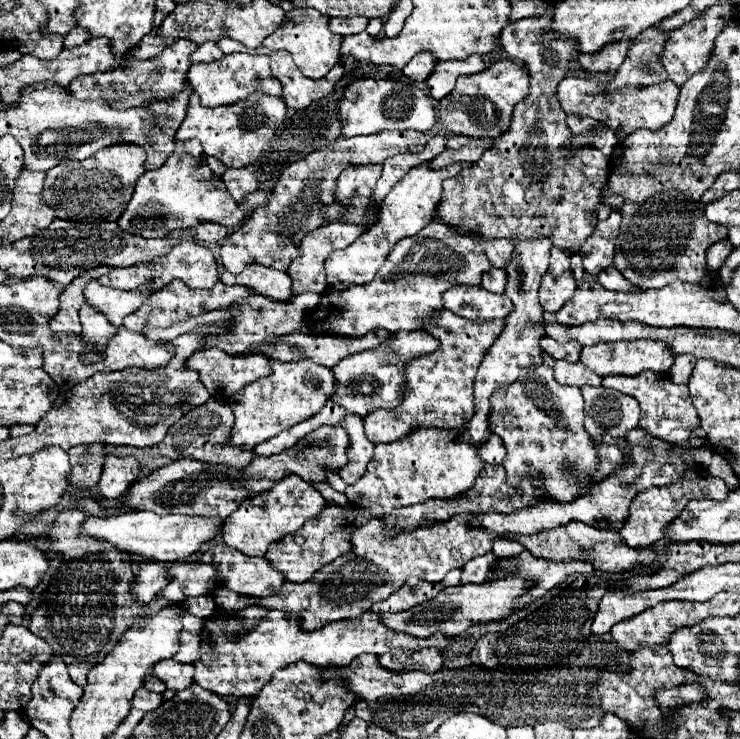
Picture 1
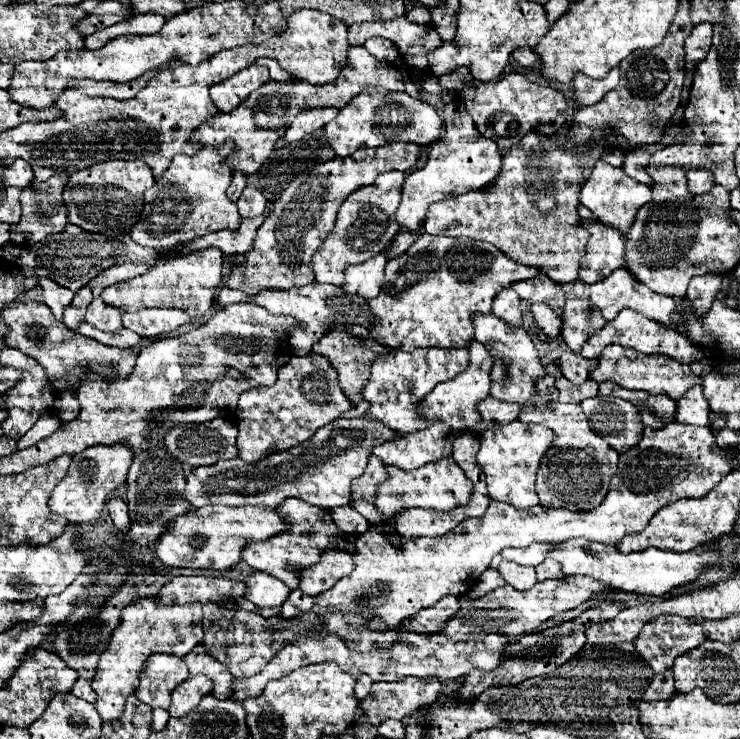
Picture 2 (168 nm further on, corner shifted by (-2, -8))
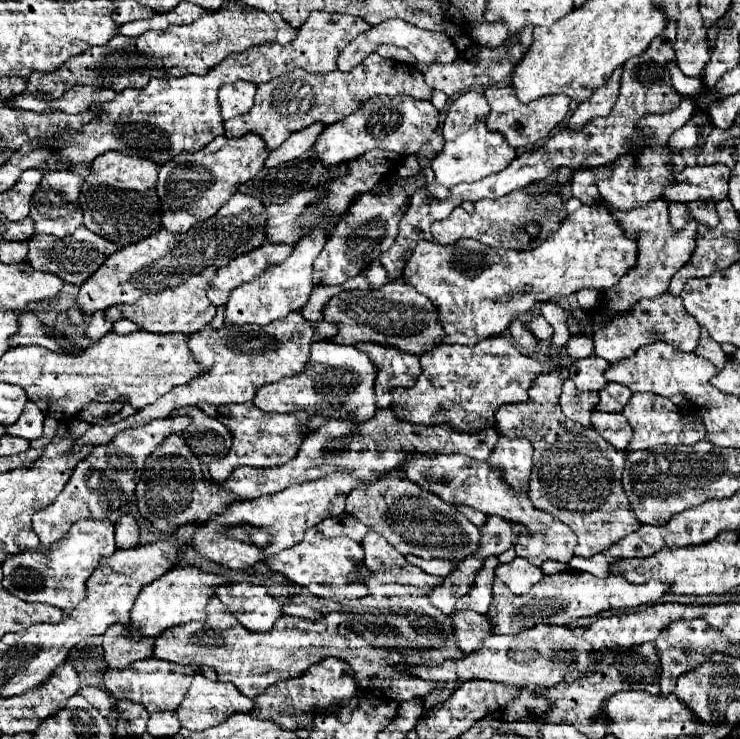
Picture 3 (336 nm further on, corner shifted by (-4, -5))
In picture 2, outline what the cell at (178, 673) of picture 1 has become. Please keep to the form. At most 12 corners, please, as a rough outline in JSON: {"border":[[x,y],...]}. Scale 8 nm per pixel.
{"border":[[192,676],[172,692],[172,718],[190,714],[212,694],[208,676]]}

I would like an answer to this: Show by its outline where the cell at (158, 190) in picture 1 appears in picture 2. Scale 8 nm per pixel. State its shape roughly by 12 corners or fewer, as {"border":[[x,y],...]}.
{"border":[[234,144],[176,156],[130,238],[160,250],[238,228]]}

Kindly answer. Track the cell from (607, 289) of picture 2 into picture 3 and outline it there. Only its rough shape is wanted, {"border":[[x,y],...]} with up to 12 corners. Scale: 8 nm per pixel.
{"border":[[682,297],[638,301],[630,313],[604,319],[594,353],[630,357],[658,339],[694,351],[698,321]]}

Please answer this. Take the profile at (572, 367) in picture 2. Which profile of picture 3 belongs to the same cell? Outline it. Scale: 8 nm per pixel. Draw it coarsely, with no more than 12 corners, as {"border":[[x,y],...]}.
{"border":[[576,359],[568,371],[580,391],[600,391],[608,361]]}

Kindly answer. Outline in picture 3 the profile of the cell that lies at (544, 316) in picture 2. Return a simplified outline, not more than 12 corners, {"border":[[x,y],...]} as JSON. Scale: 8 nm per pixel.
{"border":[[534,315],[528,323],[530,331],[548,341],[552,337],[552,325],[542,317]]}

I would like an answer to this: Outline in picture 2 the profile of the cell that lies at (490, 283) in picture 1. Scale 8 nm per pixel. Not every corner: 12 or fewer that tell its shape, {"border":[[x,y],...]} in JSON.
{"border":[[512,288],[494,298],[494,316],[522,328],[520,298]]}

